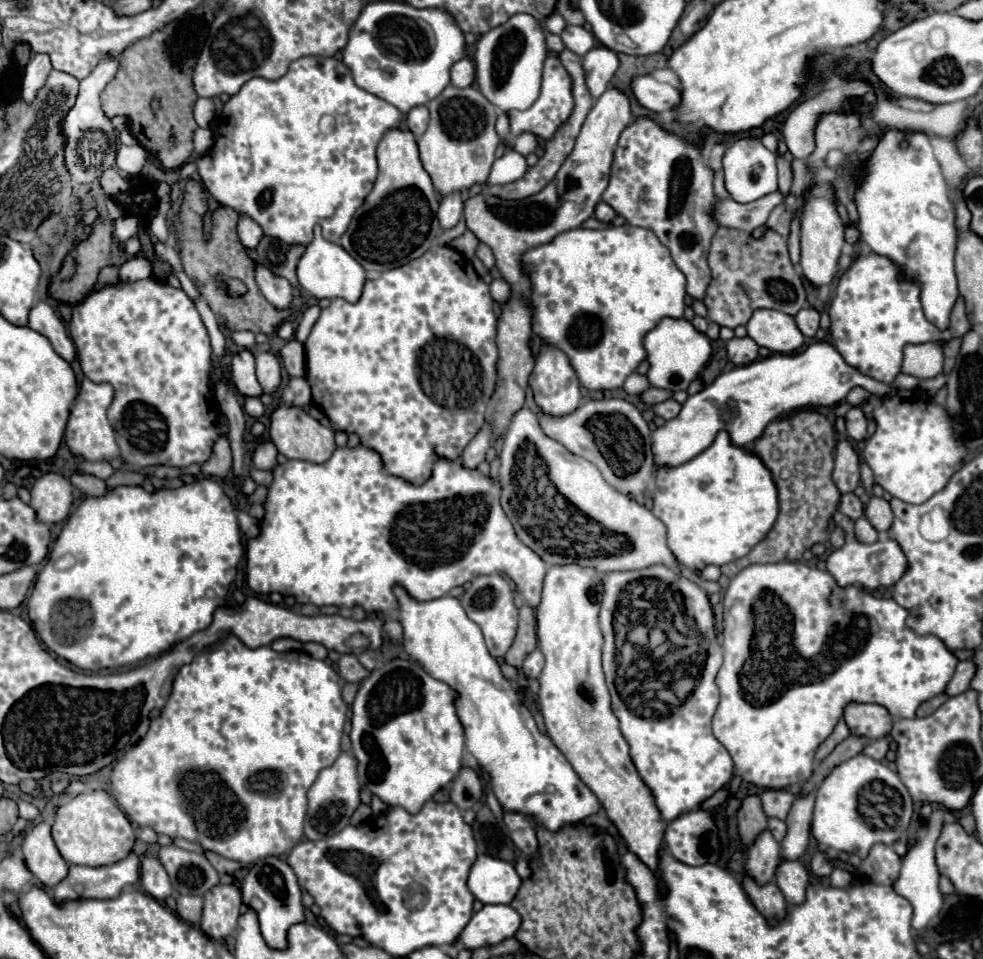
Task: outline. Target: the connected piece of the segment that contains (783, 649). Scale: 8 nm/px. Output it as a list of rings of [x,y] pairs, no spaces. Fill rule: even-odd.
[[[785,561],[777,562],[777,564],[751,564],[751,566],[743,568],[737,576],[731,578],[731,582],[729,582],[729,586],[727,586],[727,592],[725,592],[725,598],[723,598],[723,606],[725,606],[725,620],[723,620],[723,652],[725,652],[725,660],[723,660],[723,666],[721,666],[721,670],[719,670],[719,674],[717,674],[717,680],[715,680],[715,682],[717,682],[717,688],[719,688],[719,692],[721,692],[721,700],[719,700],[717,712],[715,712],[715,716],[713,716],[713,734],[715,734],[715,738],[727,748],[727,752],[731,754],[733,764],[735,764],[735,768],[741,772],[743,780],[749,782],[749,784],[753,784],[753,786],[757,786],[757,788],[783,790],[783,788],[789,788],[789,786],[793,786],[793,784],[801,784],[801,782],[809,780],[811,774],[813,774],[813,758],[815,758],[815,752],[817,752],[819,744],[821,744],[823,740],[827,740],[827,736],[833,732],[835,724],[843,718],[843,710],[845,710],[847,704],[851,704],[851,702],[859,702],[859,704],[881,704],[883,708],[889,710],[891,716],[897,716],[897,718],[915,718],[915,710],[919,708],[919,704],[923,704],[925,700],[929,700],[929,698],[933,698],[933,696],[945,692],[945,688],[947,688],[947,684],[949,684],[949,680],[951,680],[951,676],[955,674],[955,666],[959,664],[959,660],[955,658],[955,654],[953,654],[937,636],[917,636],[917,634],[907,626],[907,616],[909,616],[909,612],[907,612],[903,606],[899,606],[893,598],[877,596],[871,591],[861,588],[861,586],[845,586],[845,588],[843,588],[843,586],[835,584],[835,578],[833,578],[827,570],[811,568],[811,566],[807,566],[807,564],[803,562]],[[857,614],[859,614],[859,628],[853,624],[853,618],[855,618]],[[831,638],[833,638],[833,646],[831,646],[833,652],[827,652],[827,654],[833,654],[833,656],[819,656],[819,654],[823,654],[823,648],[825,648],[827,644],[831,644]]]

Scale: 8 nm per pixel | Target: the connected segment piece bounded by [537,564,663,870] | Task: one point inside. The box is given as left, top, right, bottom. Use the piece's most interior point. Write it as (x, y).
(574, 700)

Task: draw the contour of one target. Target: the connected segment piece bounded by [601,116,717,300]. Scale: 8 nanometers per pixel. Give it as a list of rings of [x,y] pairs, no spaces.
[[[647,116],[637,118],[619,138],[609,186],[601,200],[629,224],[653,230],[669,248],[677,268],[685,274],[687,294],[697,300],[705,298],[707,284],[711,282],[707,250],[717,230],[717,222],[711,218],[711,208],[717,198],[713,194],[713,170],[705,166],[699,148],[665,132]]]

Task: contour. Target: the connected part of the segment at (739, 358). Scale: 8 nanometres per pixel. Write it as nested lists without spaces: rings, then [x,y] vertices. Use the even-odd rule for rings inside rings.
[[[733,338],[727,342],[727,354],[729,354],[729,360],[737,366],[745,366],[745,364],[751,364],[757,360],[759,356],[759,346],[749,338]]]

